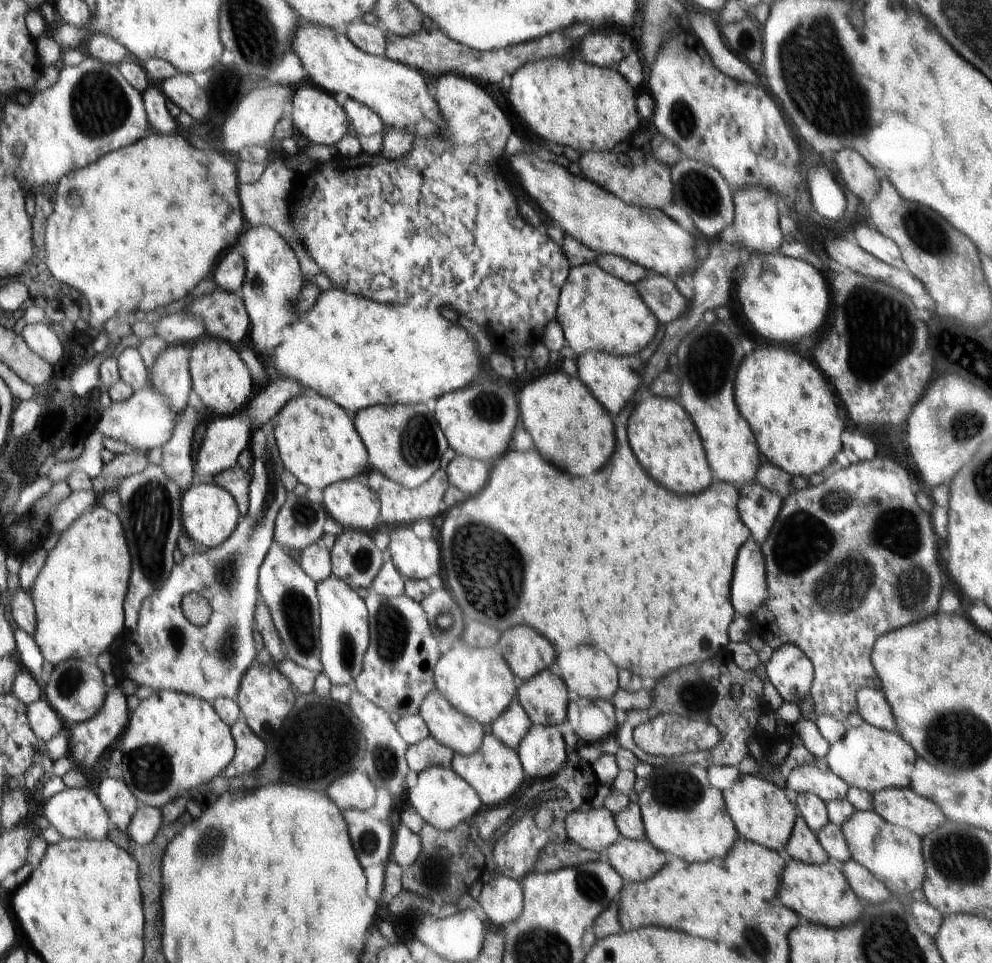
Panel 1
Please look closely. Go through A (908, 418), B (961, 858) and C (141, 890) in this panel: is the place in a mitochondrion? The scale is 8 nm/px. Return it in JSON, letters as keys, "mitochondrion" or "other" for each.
{"A":"other","B":"mitochondrion","C":"other"}

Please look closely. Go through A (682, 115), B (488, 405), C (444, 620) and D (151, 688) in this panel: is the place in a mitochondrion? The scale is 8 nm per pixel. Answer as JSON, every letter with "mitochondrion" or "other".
{"A":"mitochondrion","B":"mitochondrion","C":"mitochondrion","D":"other"}

